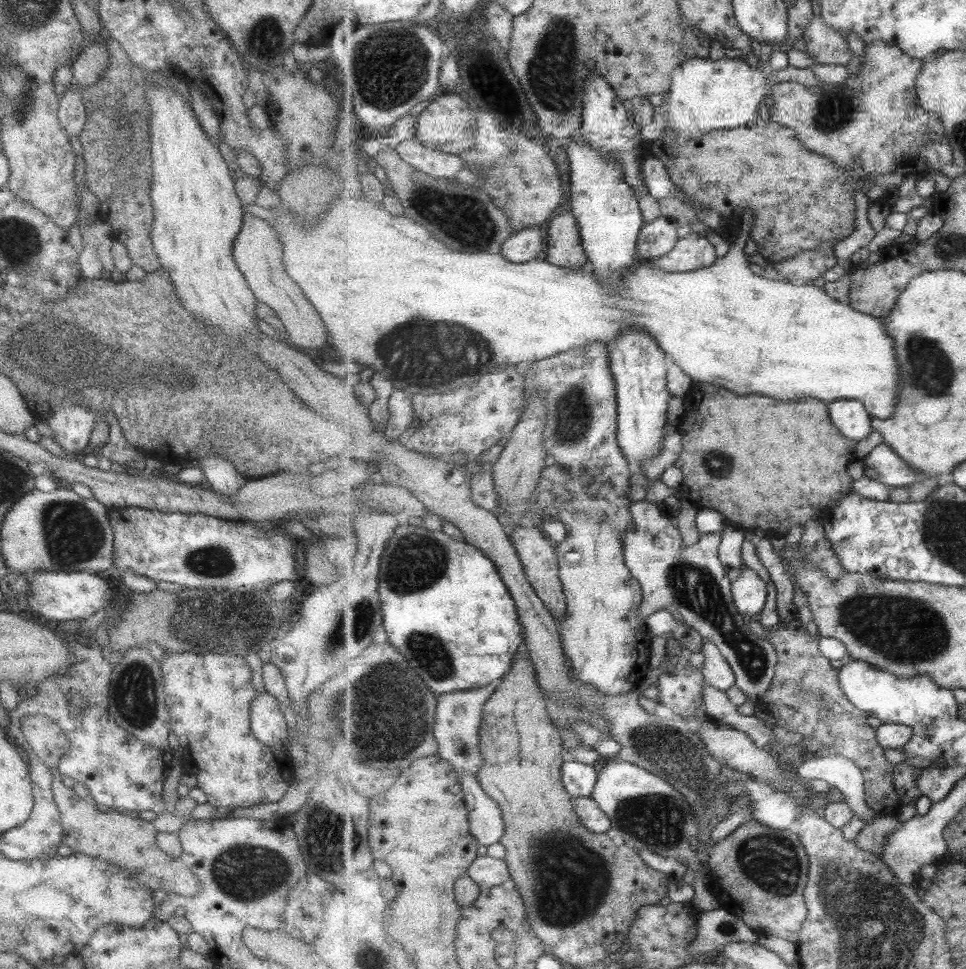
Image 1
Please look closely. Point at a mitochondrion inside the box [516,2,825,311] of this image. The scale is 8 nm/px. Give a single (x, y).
(554, 72)

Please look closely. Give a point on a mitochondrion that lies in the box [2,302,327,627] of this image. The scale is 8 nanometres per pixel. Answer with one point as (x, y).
(54, 352)

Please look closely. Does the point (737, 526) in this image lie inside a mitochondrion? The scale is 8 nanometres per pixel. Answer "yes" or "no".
no

